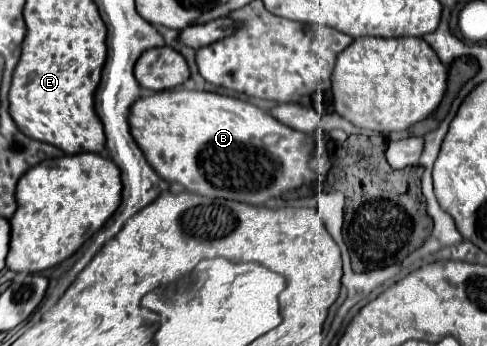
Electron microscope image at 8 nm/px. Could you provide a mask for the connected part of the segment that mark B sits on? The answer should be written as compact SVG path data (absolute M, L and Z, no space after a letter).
M179 87L167 89L135 101L135 105L131 107L129 123L131 133L149 165L165 181L179 183L189 193L213 199L241 201L247 205L263 205L269 199L277 199L283 193L313 181L313 177L317 177L321 183L327 179L327 169L325 173L315 173L311 165L311 157L317 151L317 139L313 135L295 131L279 123L271 113L259 109L257 105L235 97L225 97L207 91L187 91Z

